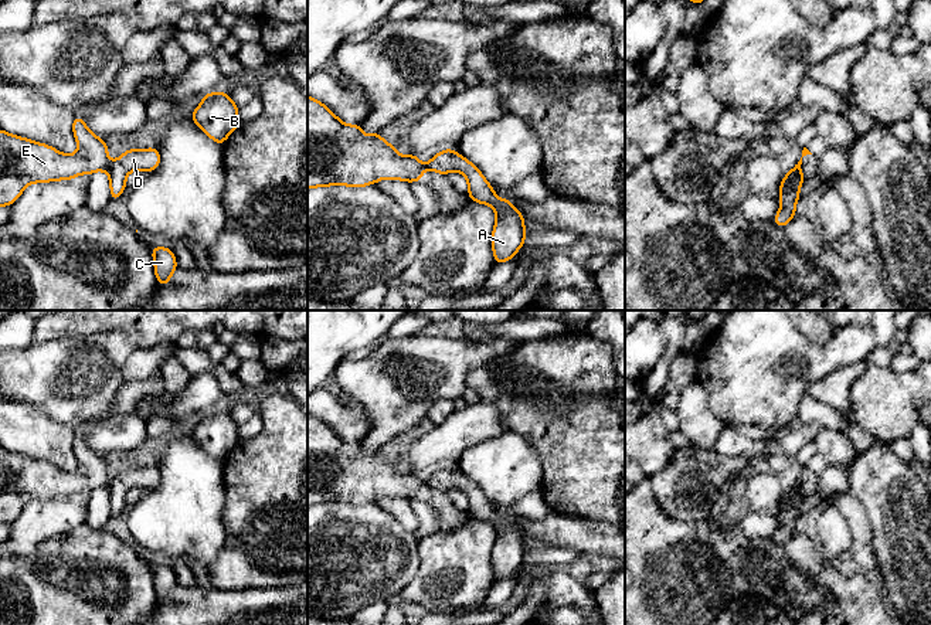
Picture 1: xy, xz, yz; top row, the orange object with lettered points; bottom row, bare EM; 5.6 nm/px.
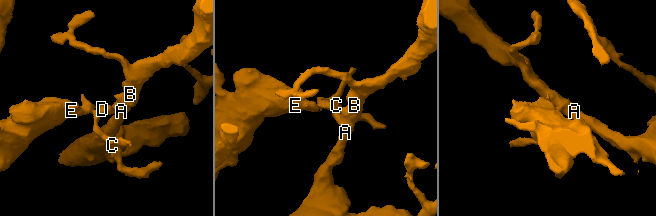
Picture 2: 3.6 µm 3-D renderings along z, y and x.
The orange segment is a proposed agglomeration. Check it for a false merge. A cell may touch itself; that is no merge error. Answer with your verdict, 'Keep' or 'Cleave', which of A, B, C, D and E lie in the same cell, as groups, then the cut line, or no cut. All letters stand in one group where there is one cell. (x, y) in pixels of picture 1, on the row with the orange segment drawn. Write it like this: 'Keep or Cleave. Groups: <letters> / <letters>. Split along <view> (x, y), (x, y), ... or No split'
Cleave. Groups: A B C D / E. Split along xy (112, 163), (106, 172)

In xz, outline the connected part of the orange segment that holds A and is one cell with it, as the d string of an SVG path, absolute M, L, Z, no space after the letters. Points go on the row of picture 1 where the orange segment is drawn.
M453 149L436 153L427 166L435 173L459 171L466 177L470 201L489 204L496 213L492 231L495 265L512 259L523 247L527 231L521 213L512 205L510 200L499 200L480 170Z

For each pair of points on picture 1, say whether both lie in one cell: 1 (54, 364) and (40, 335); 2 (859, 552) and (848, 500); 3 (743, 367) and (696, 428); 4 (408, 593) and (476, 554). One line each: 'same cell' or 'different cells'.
1: different cells
2: same cell
3: different cells
4: same cell

